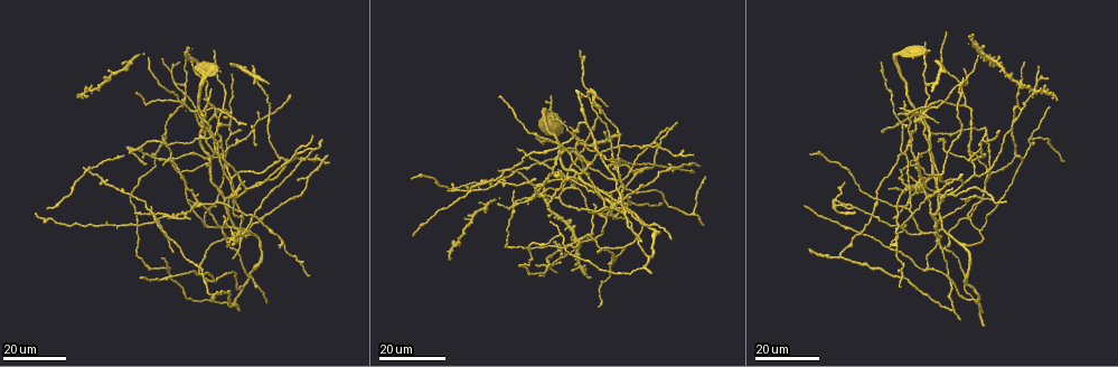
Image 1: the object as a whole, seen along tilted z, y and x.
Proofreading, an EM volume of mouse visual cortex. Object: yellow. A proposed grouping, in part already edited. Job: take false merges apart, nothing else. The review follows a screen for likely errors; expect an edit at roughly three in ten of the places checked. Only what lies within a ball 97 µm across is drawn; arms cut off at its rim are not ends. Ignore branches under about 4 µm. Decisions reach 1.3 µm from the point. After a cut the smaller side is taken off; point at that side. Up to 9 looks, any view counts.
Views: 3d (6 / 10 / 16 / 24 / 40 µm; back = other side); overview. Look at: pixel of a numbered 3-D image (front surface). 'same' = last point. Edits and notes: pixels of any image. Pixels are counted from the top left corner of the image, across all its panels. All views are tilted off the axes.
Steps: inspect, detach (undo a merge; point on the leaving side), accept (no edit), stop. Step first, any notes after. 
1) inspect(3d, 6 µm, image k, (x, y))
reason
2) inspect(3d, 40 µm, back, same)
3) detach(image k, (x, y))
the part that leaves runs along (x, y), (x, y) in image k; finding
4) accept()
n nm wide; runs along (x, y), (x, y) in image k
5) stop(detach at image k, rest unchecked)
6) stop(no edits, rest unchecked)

inspect(3d, 24 µm, image 1, (965, 248))

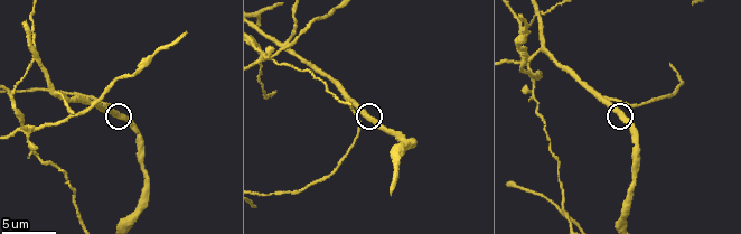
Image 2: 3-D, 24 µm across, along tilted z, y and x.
inspect(3d, 6 µm, image 2, (618, 108))

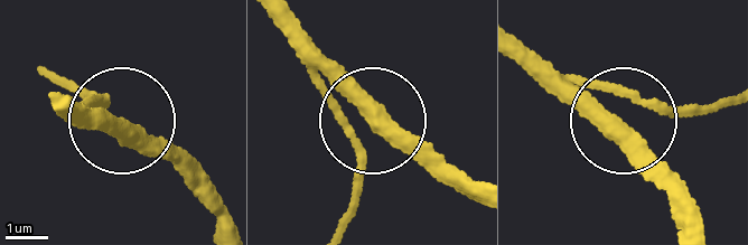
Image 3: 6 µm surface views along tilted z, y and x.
accept()
330 nm wide; runs along (523, 41), (618, 115), (639, 99), (673, 111), (729, 101) in image 3; all the same neuron

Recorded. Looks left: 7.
inspect(3d, 24 µm, image 1, (922, 113))
four-way junction

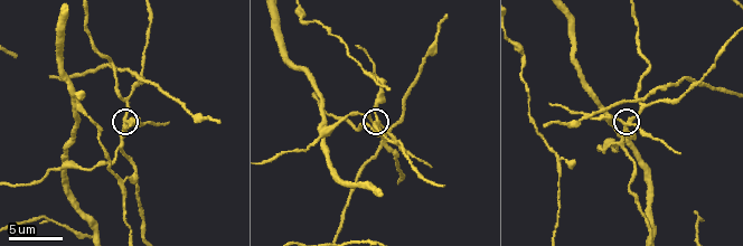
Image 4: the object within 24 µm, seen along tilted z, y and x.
inspect(3d, 10 µm, image 4, (624, 124))

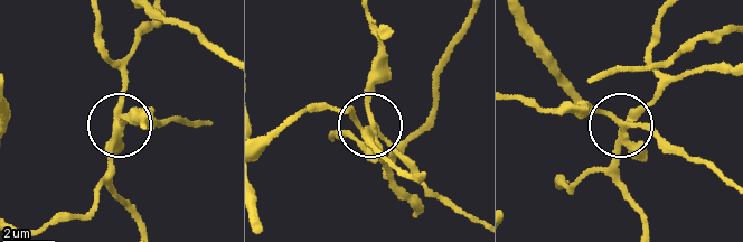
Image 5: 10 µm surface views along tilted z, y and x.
detach(image 5, (375, 163))
260 nm wide; the part that leaves runs along (620, 130), (598, 114), (543, 111), (516, 99) in image 5; a second neuron is stuck on

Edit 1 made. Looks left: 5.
inspect(overview)

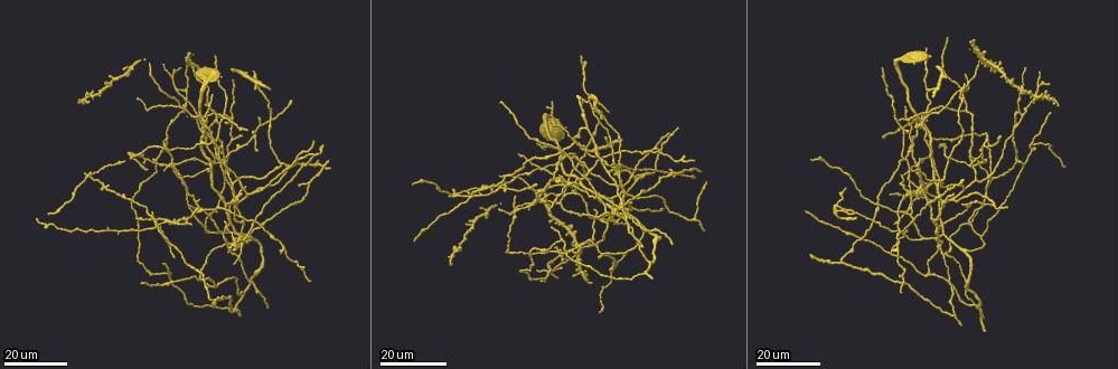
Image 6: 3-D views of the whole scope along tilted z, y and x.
inspect(3d, 24 µm, image 6, (892, 103))
calibre changes

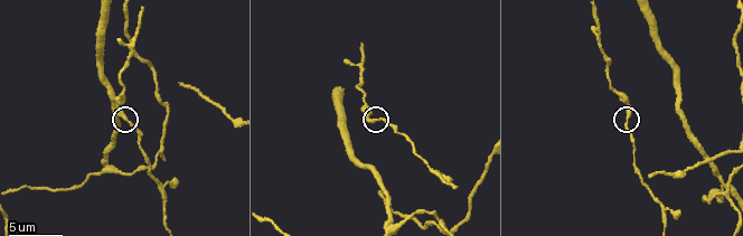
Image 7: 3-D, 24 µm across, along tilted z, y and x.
inspect(3d, 6 µm, image 7, (118, 110))

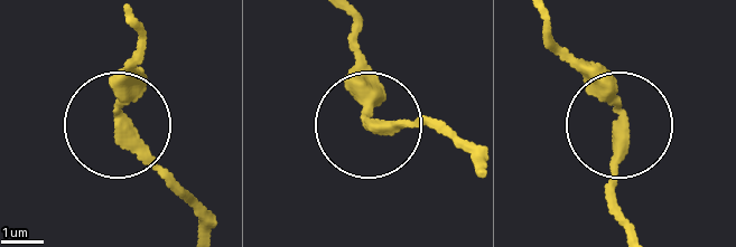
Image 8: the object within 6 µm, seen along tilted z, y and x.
inspect(3d, 6 µm, back, image 8, (619, 135))
other side

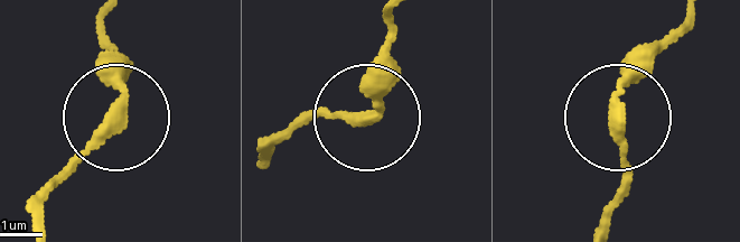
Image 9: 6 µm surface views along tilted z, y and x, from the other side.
accept()
runs along (264, 157), (312, 115), (370, 112), (391, 46) in image 9; continuous, no second neuron

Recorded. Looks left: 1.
stop(detach at image 5, rest unchecked)

